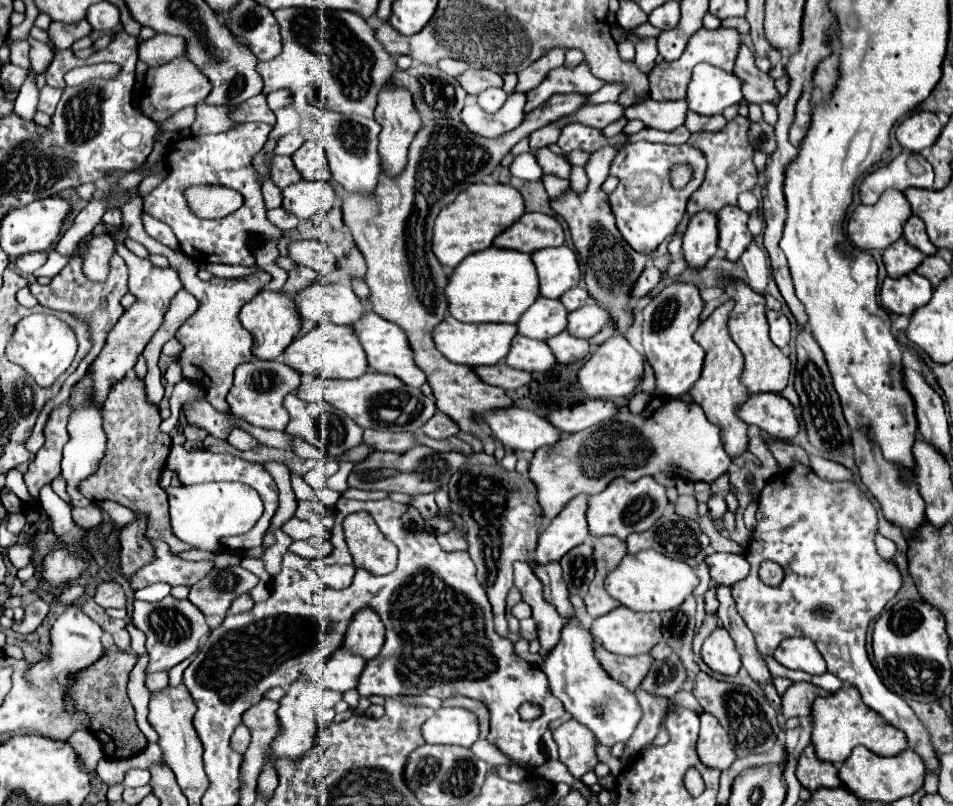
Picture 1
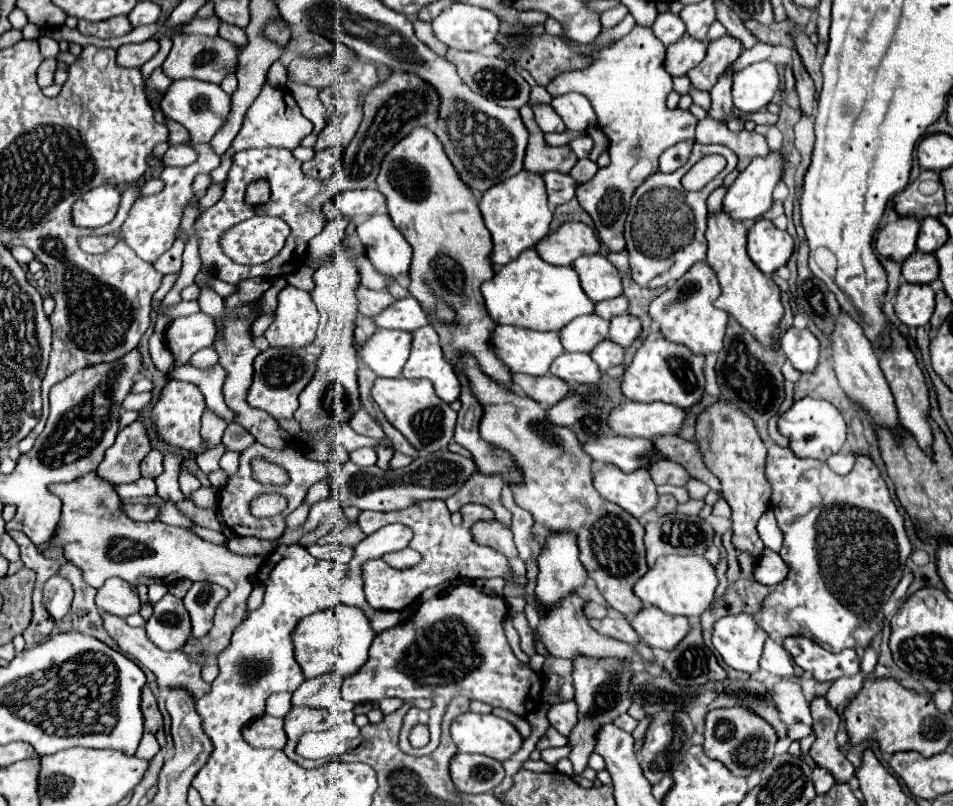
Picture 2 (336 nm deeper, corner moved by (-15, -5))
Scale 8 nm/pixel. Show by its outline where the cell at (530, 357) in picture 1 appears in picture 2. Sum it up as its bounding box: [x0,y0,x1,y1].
[550,353,600,383]

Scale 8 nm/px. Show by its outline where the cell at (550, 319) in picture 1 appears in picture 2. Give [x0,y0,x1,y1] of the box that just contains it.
[560,313,608,353]

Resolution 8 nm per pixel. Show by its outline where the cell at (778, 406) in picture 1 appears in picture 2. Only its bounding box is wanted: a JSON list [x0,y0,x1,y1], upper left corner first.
[778,397,846,461]

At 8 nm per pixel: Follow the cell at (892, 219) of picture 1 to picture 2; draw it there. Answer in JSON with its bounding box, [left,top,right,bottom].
[876,217,920,261]

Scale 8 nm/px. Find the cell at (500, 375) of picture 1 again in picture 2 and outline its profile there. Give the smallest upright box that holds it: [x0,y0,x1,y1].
[512,375,568,407]

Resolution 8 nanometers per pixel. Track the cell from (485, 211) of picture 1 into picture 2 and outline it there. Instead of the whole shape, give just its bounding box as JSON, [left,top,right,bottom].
[478,171,552,267]

